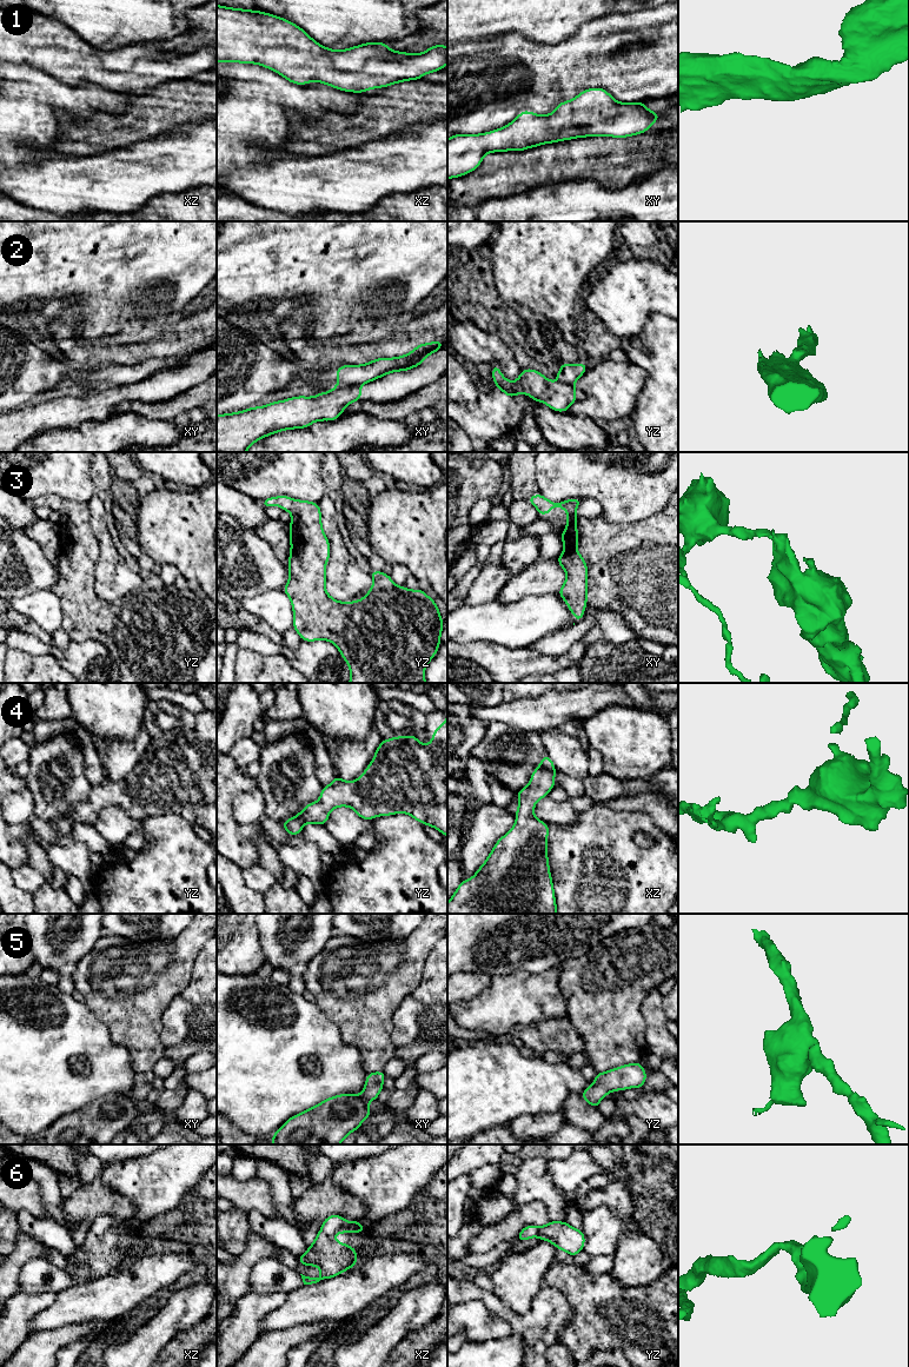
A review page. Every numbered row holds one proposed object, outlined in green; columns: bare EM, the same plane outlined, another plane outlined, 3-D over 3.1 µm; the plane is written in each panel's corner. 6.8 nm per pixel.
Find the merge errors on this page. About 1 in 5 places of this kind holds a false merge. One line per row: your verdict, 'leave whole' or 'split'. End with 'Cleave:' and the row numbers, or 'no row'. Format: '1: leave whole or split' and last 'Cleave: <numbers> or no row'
1: leave whole
2: split
3: leave whole
4: leave whole
5: leave whole
6: leave whole
Cleave: 2

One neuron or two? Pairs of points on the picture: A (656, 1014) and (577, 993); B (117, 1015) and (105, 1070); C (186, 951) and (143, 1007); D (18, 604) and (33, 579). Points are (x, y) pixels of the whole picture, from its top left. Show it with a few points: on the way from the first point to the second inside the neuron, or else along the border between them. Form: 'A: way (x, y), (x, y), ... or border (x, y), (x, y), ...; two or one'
A: border (657, 988), (654, 988), (642, 1003), (644, 1037); two
B: border (97, 1016), (110, 1039), (121, 1044), (131, 1060); two
C: way (174, 966), (148, 993); one
D: border (50, 589), (38, 589), (12, 598); two

